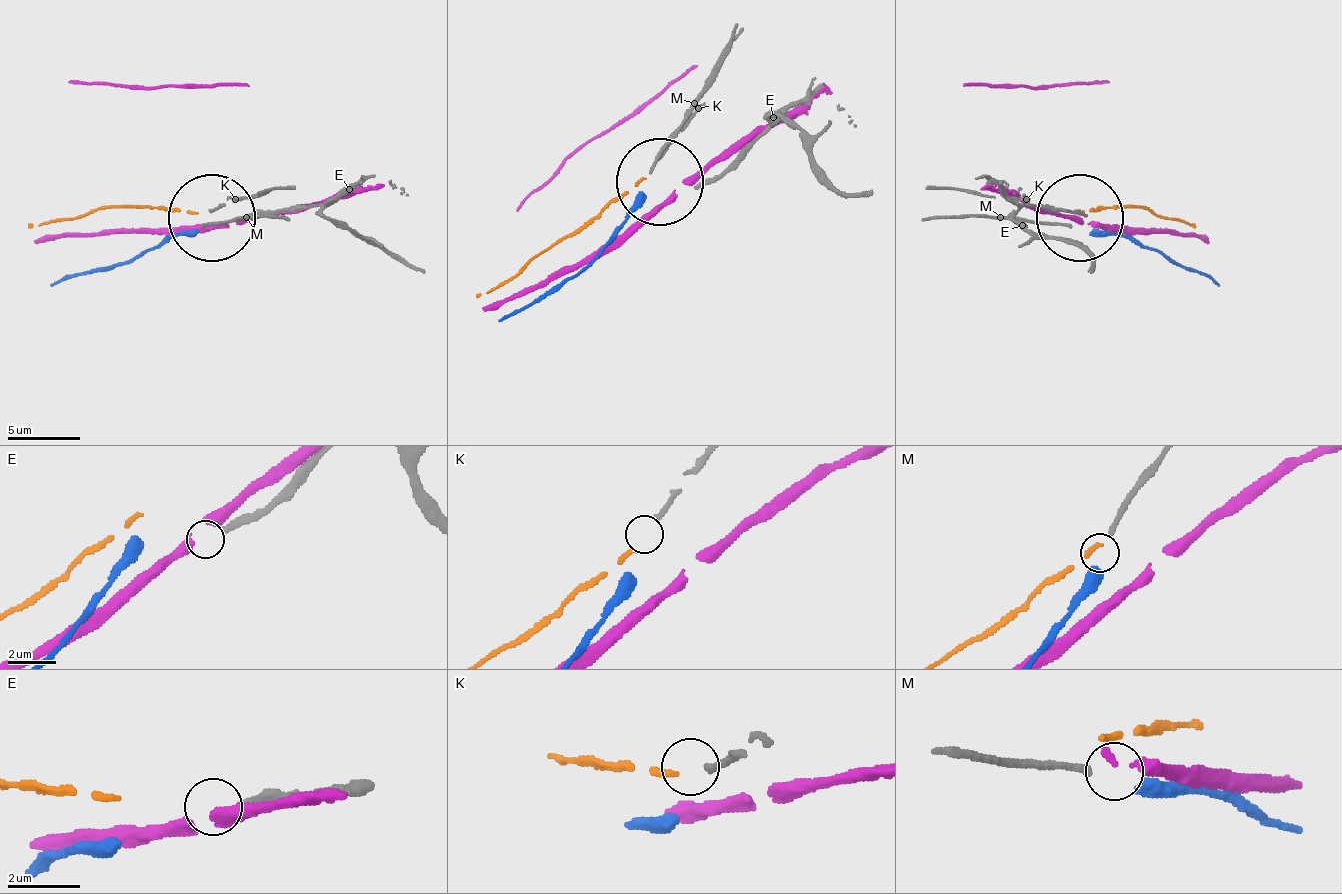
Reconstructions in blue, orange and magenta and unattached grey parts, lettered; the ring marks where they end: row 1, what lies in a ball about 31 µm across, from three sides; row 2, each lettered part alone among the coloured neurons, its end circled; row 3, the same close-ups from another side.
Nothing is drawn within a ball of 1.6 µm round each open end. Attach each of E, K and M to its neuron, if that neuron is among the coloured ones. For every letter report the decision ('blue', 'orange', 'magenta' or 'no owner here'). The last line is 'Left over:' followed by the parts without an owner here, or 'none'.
E: no owner here
K: orange
M: blue
Left over: E

